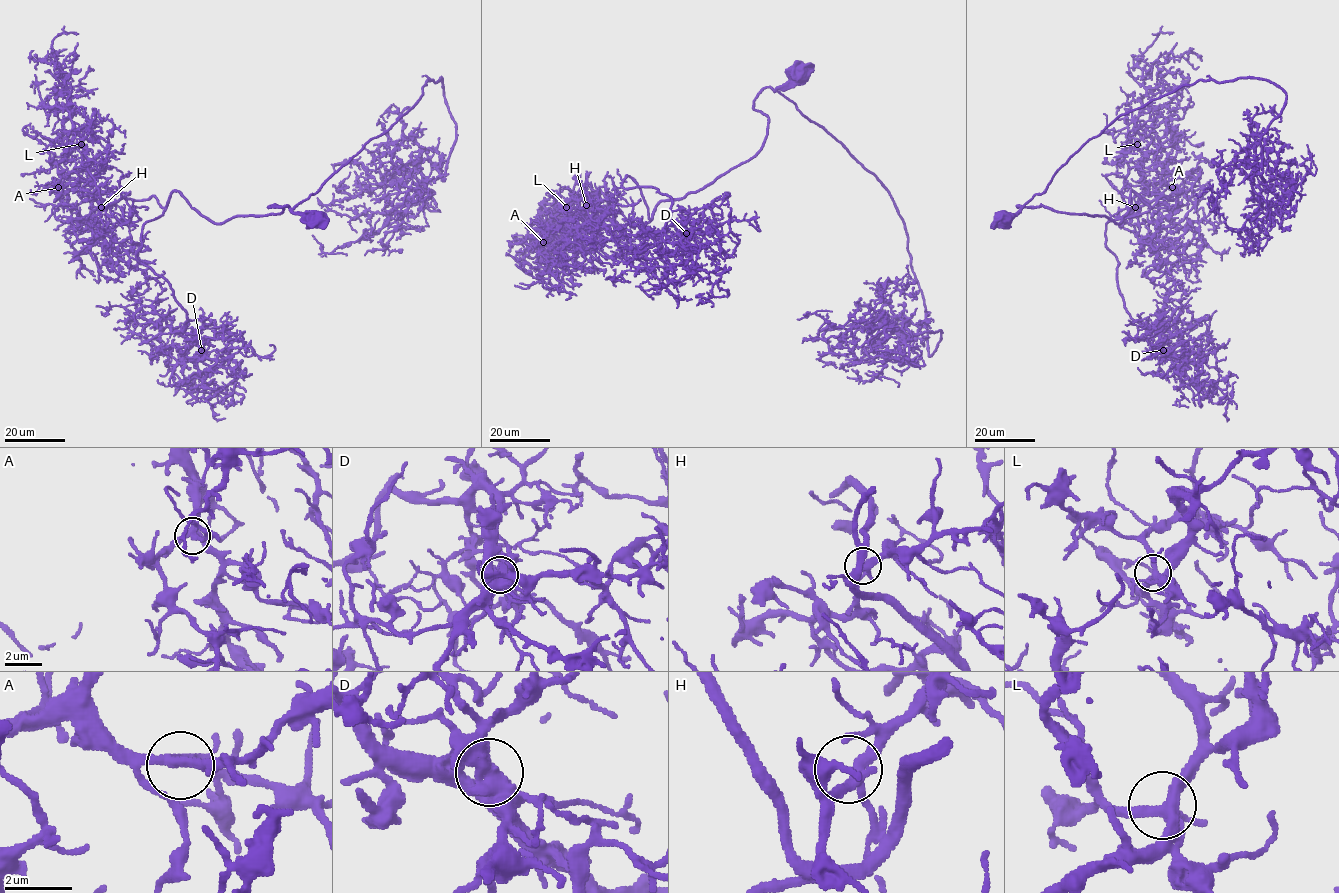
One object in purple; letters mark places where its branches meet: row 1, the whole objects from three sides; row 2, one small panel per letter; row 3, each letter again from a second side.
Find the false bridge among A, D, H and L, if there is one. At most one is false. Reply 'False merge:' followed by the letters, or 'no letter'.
False merge: D

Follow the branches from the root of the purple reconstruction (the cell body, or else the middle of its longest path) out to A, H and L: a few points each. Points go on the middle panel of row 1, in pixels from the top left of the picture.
A: (800, 70), (753, 101), (768, 117), (763, 147), (661, 201), (631, 240), (584, 207), (543, 225), (543, 242)
H: (800, 70), (753, 101), (768, 117), (763, 147), (702, 188), (661, 201), (629, 242), (586, 205)
L: (800, 70), (753, 101), (768, 117), (763, 147), (661, 201), (629, 242), (584, 208), (584, 192), (566, 207)

